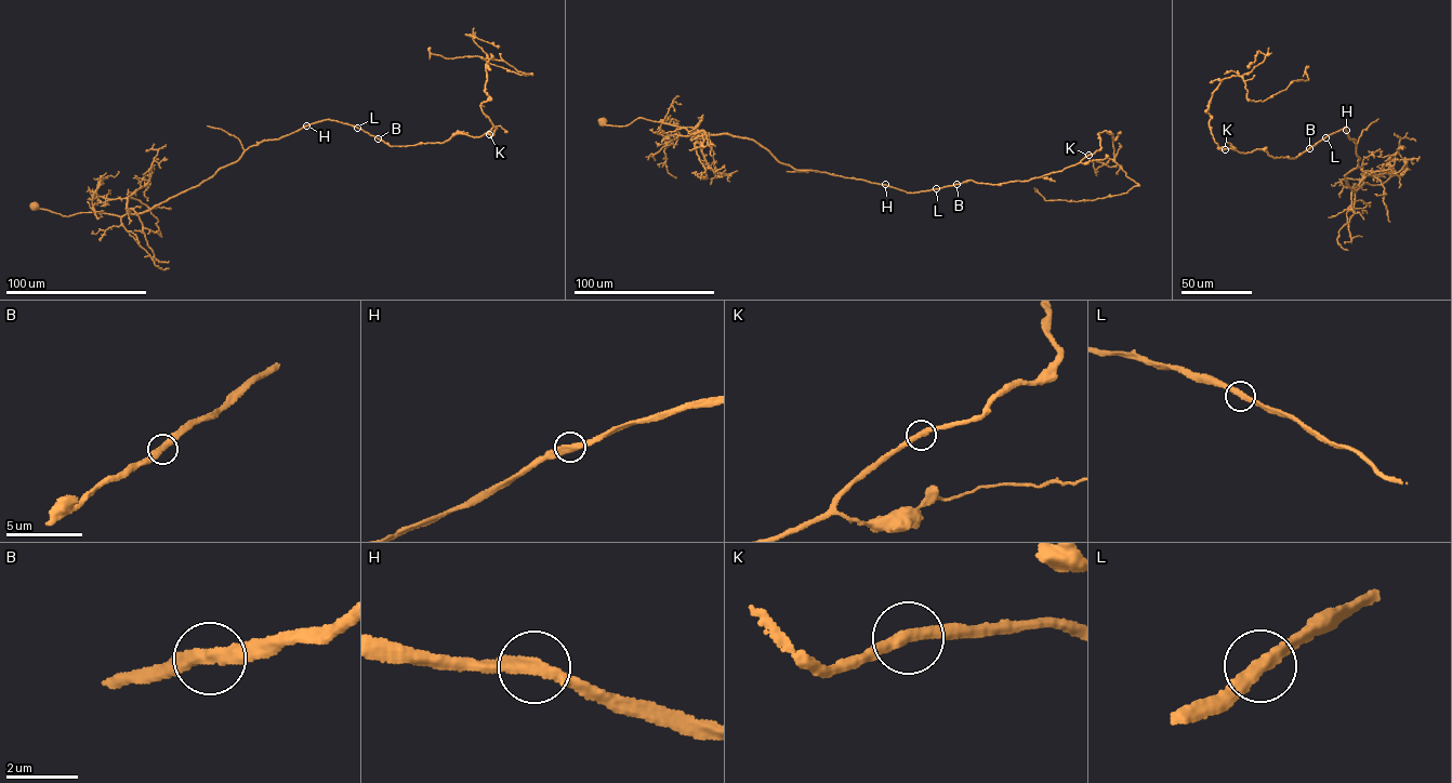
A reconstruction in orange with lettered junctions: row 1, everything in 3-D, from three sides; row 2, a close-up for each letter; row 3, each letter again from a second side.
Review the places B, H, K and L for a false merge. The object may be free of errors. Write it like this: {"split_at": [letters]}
{"split_at": []}

